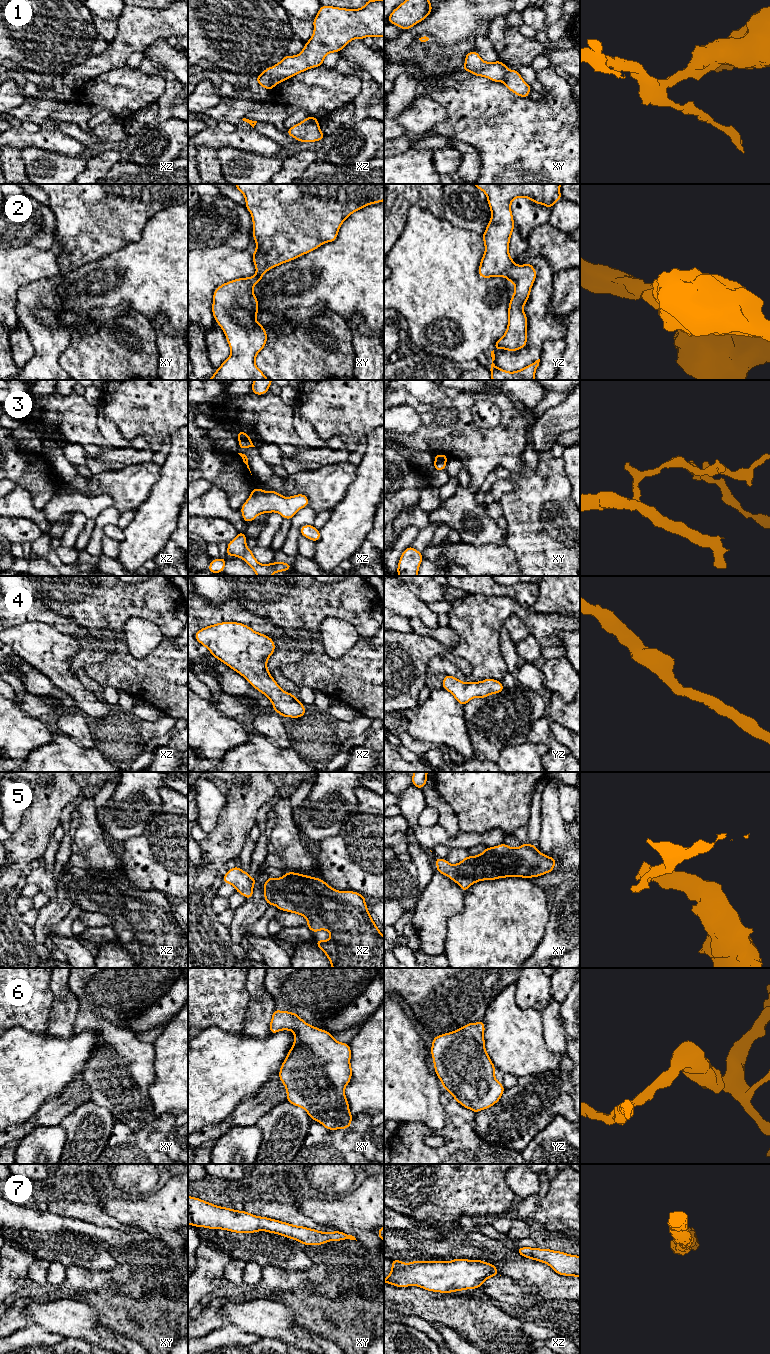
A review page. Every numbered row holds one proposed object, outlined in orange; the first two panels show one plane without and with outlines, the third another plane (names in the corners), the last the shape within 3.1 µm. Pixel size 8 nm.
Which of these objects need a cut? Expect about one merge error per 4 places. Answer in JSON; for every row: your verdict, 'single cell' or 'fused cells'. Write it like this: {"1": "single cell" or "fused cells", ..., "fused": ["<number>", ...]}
{"1": "single cell", "2": "single cell", "3": "fused cells", "4": "single cell", "5": "single cell", "6": "single cell", "7": "single cell", "fused": ["3"]}

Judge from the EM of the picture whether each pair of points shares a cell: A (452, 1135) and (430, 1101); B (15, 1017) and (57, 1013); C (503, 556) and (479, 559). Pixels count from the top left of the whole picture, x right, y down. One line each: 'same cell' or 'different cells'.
A: different cells
B: different cells
C: same cell

